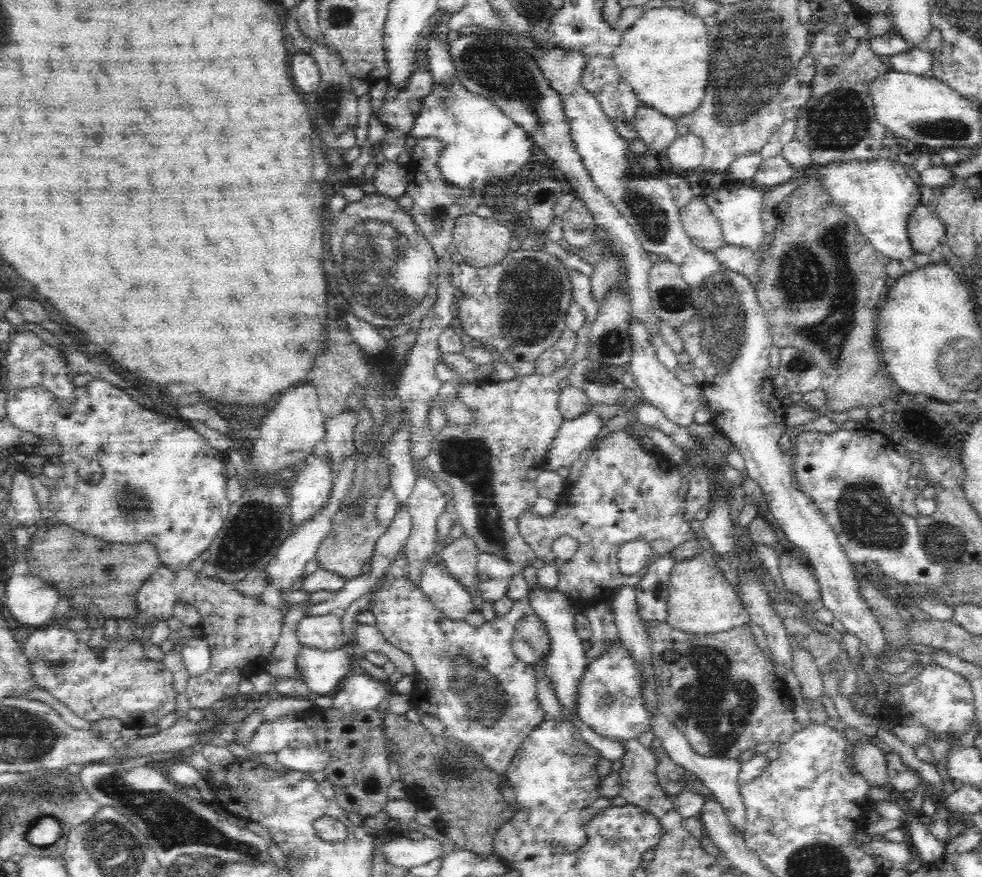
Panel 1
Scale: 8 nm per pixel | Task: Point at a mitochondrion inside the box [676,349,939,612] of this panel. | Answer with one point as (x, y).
(869, 518)

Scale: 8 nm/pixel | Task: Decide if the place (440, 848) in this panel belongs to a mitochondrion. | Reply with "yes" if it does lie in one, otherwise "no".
no

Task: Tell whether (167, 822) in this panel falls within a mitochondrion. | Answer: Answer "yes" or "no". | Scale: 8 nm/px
yes

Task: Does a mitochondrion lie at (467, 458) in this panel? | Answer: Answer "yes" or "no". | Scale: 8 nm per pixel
yes

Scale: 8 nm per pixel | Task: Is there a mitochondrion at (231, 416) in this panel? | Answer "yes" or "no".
no

